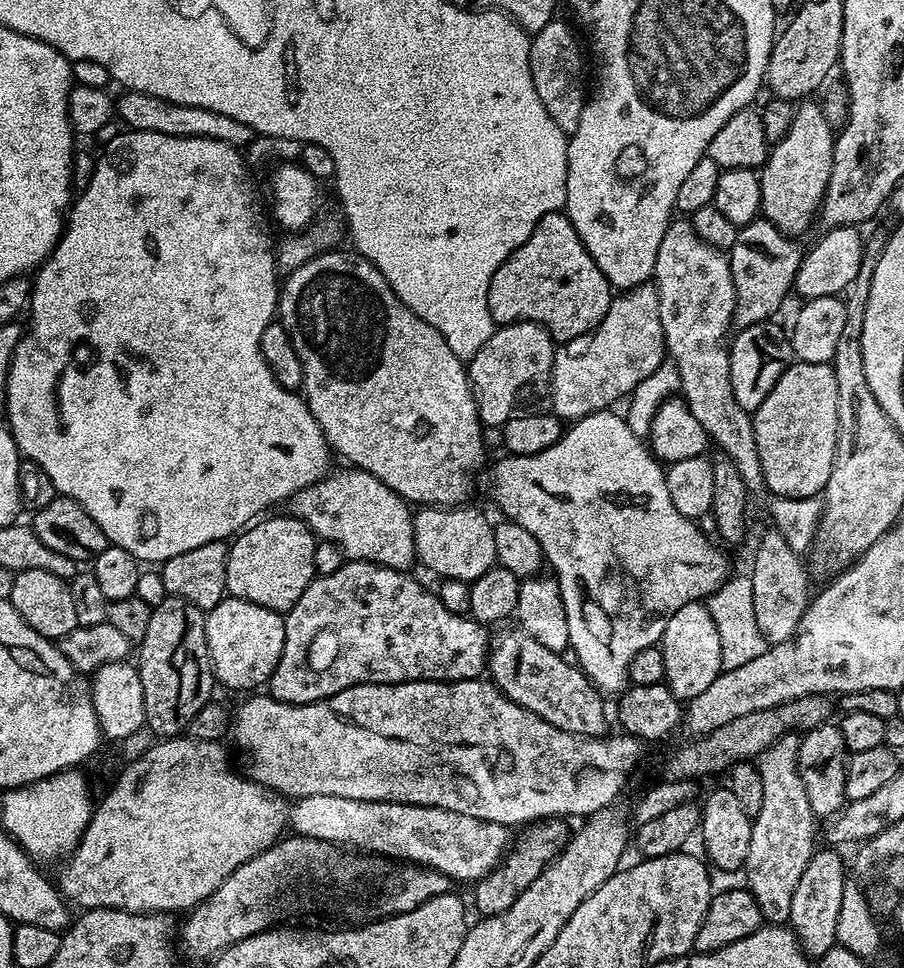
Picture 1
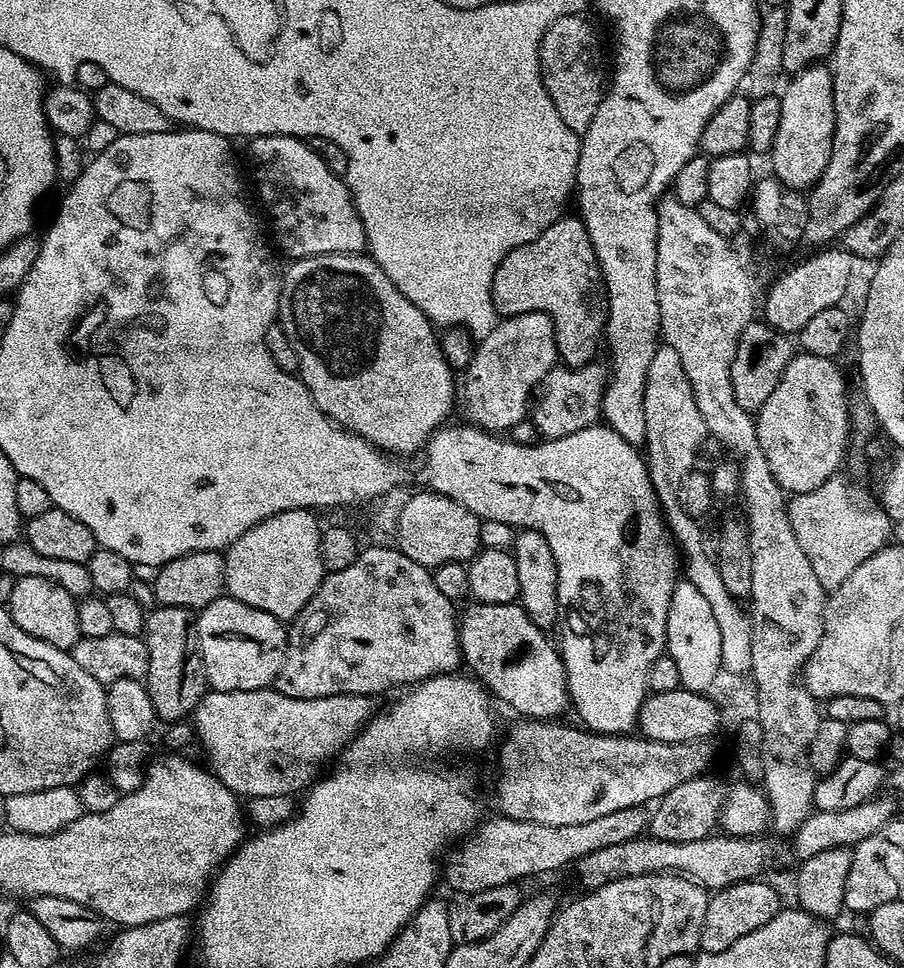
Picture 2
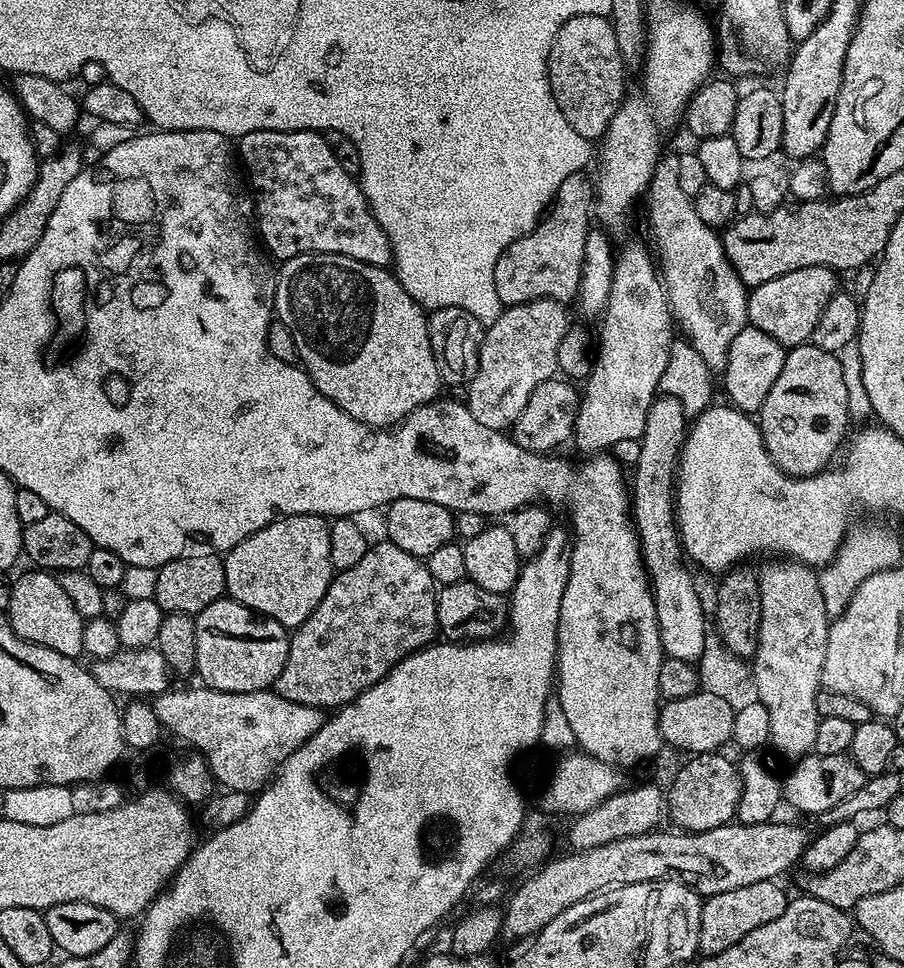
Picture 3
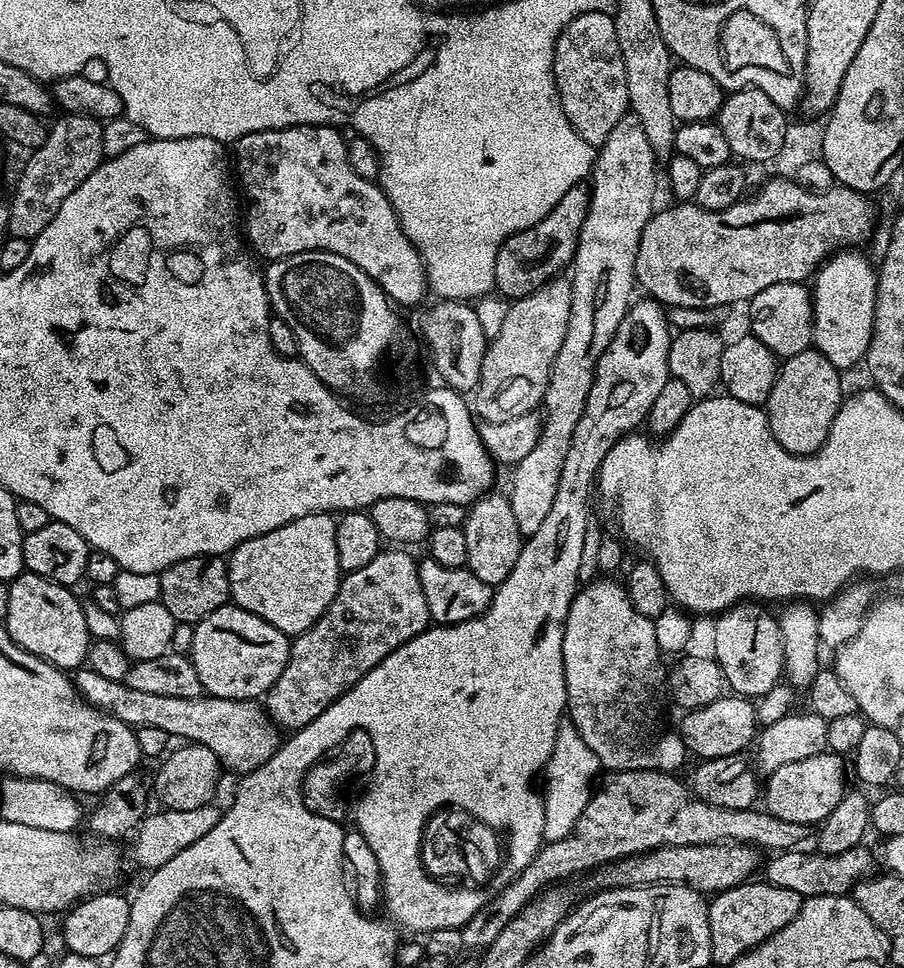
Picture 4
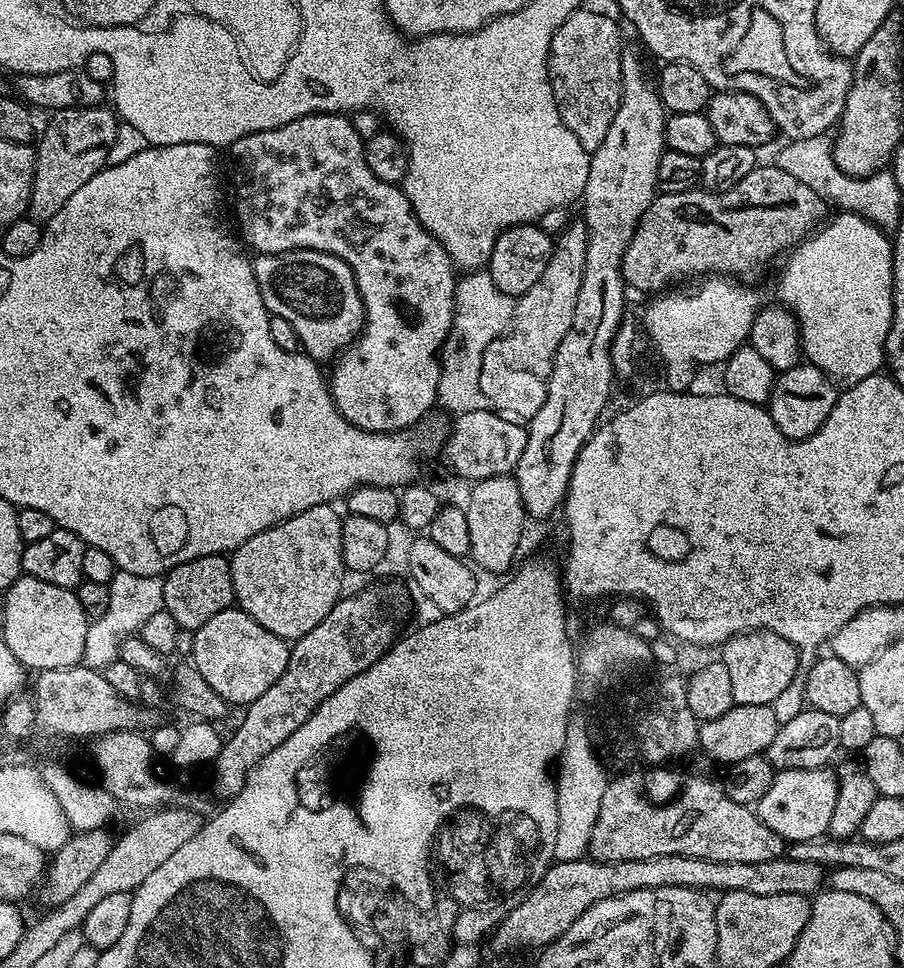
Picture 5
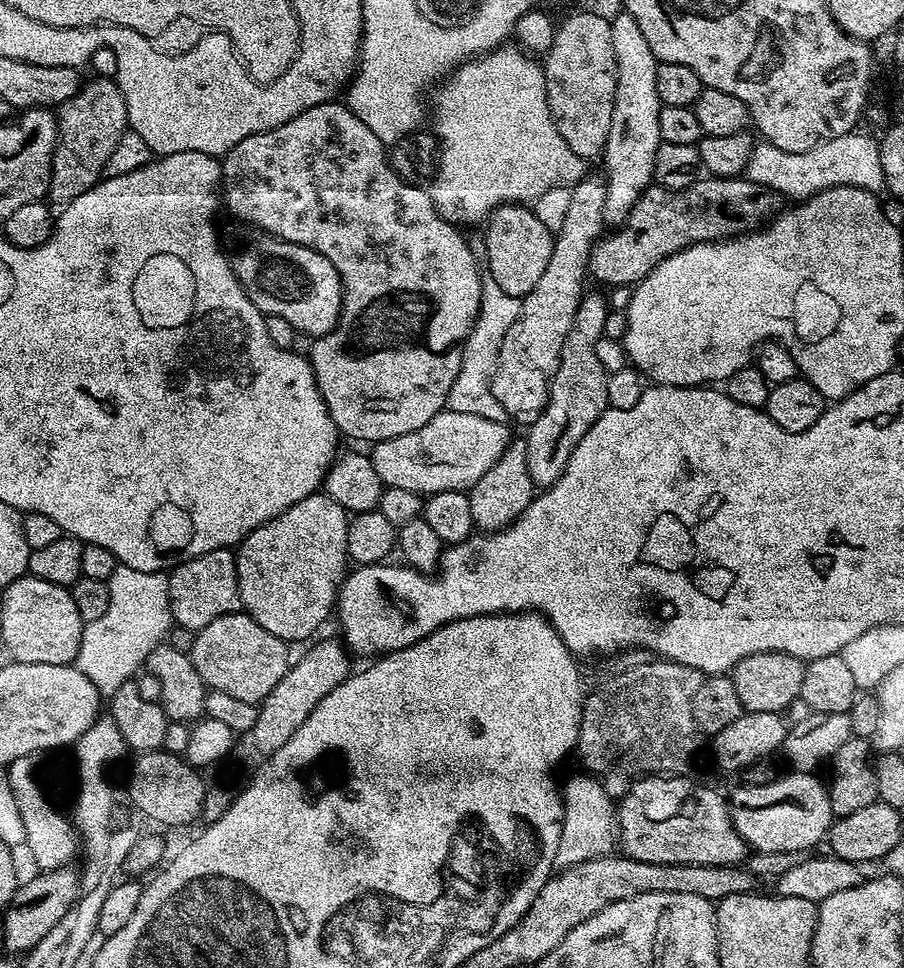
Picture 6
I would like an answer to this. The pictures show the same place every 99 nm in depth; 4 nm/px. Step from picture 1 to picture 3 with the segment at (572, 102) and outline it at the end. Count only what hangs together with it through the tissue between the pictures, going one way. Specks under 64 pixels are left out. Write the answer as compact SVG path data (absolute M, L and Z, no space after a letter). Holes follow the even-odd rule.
M582 14L570 18L570 22L566 22L566 26L558 30L548 55L550 90L558 102L558 110L562 110L566 122L570 122L570 126L574 126L574 130L578 130L582 138L596 142L603 137L609 122L626 99L624 71L626 71L624 55L618 50L618 38L614 34L614 26L609 17Z

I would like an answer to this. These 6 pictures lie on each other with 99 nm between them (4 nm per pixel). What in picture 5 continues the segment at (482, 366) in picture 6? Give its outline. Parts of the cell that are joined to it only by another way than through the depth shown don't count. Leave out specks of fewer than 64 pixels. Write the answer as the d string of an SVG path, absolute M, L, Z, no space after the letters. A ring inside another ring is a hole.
M475 269L463 275L458 281L455 290L455 310L453 312L454 340L445 341L441 349L440 376L438 378L437 405L446 409L451 415L457 416L462 413L470 413L473 410L488 408L486 396L481 390L482 358L485 356L486 347L507 331L512 323L515 299L502 293L494 284L491 275L485 269Z

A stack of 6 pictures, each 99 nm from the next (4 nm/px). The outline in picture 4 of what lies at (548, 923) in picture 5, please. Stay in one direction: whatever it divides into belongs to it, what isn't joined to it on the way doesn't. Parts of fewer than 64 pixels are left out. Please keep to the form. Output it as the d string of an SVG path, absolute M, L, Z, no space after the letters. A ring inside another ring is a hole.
M867 846L842 850L842 854L826 854L819 850L800 851L789 850L769 855L769 860L767 857L762 868L763 879L774 886L782 886L782 890L794 890L794 894L805 898L810 896L847 896L858 881L869 879L873 875L872 867L878 864L873 849L871 852Z

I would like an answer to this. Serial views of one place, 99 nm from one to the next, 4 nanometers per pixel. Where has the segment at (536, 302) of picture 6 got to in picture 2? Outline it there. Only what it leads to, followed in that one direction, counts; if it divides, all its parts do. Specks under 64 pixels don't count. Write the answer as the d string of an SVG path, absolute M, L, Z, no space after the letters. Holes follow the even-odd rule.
M531 312L517 316L503 317L472 349L472 357L467 368L463 369L464 384L462 380L462 404L468 411L467 419L475 427L483 428L493 434L511 430L519 420L525 419L528 408L528 395L532 387L539 385L545 374L551 368L557 367L558 353L556 350L556 331L554 322L546 314Z

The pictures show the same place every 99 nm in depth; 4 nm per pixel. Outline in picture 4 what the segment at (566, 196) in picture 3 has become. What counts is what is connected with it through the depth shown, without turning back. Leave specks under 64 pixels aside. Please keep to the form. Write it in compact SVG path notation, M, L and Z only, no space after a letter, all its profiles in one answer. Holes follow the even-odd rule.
M584 186L566 190L566 194L562 194L562 202L558 202L558 206L554 206L554 210L550 210L550 214L542 218L542 222L506 238L506 242L498 250L494 266L495 291L501 297L509 301L521 300L526 294L538 290L538 286L542 286L547 280L557 279L563 273L560 271L563 268L565 271L571 265L582 222L586 222L589 195L589 189Z

